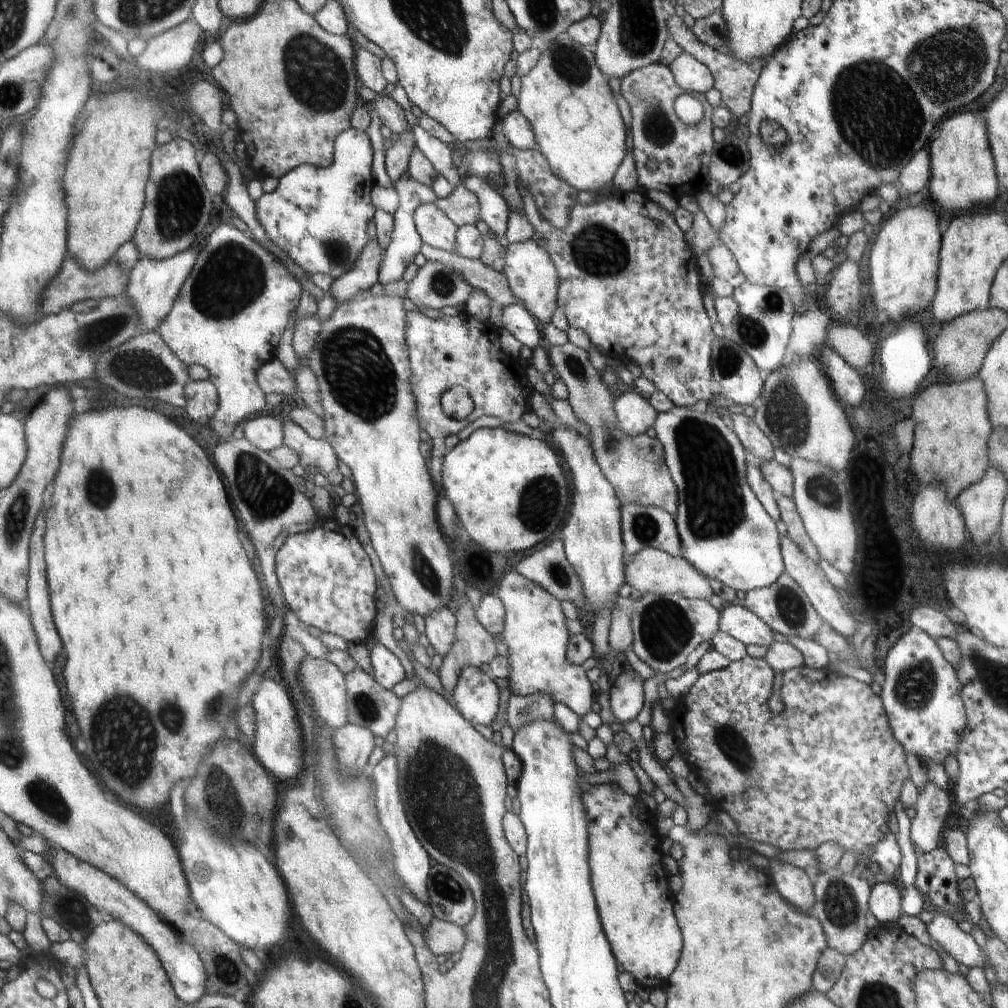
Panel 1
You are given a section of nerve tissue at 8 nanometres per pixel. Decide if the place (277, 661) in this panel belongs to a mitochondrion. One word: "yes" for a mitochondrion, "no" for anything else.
no

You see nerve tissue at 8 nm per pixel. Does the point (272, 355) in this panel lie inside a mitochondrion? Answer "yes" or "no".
no

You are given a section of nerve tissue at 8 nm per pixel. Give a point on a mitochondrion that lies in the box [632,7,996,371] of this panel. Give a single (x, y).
(876, 120)

